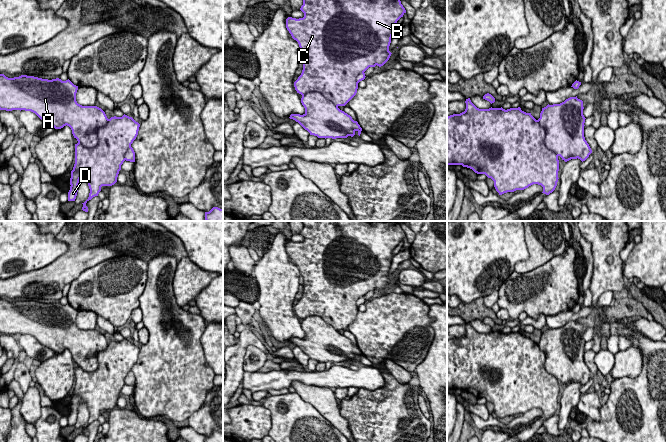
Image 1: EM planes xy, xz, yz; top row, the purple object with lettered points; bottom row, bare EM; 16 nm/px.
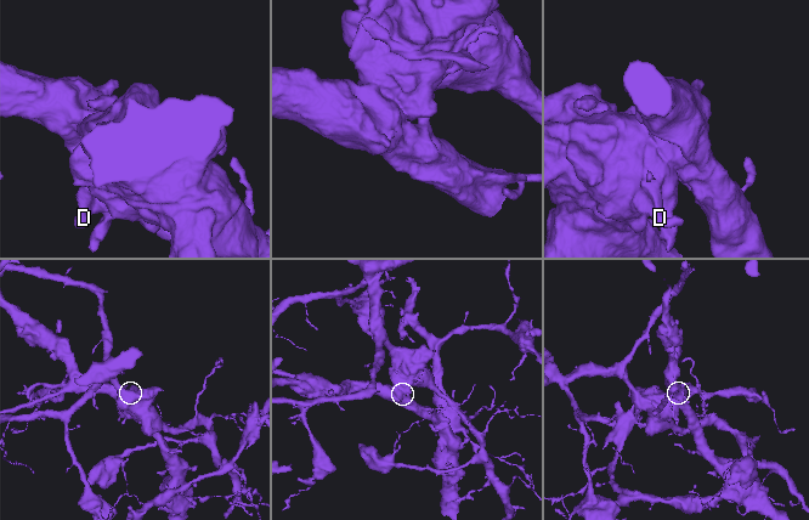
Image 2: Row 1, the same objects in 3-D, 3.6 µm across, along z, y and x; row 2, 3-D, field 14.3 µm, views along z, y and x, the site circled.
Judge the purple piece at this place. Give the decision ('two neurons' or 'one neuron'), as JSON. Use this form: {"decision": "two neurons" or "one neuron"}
{"decision": "two neurons"}

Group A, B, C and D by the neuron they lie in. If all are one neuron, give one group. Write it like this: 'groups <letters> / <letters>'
groups A / B C D

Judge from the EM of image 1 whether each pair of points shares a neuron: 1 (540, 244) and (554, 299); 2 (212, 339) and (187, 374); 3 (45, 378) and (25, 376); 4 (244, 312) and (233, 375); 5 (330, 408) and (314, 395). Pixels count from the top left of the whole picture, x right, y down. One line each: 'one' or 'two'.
1: two
2: two
3: two
4: one
5: one

